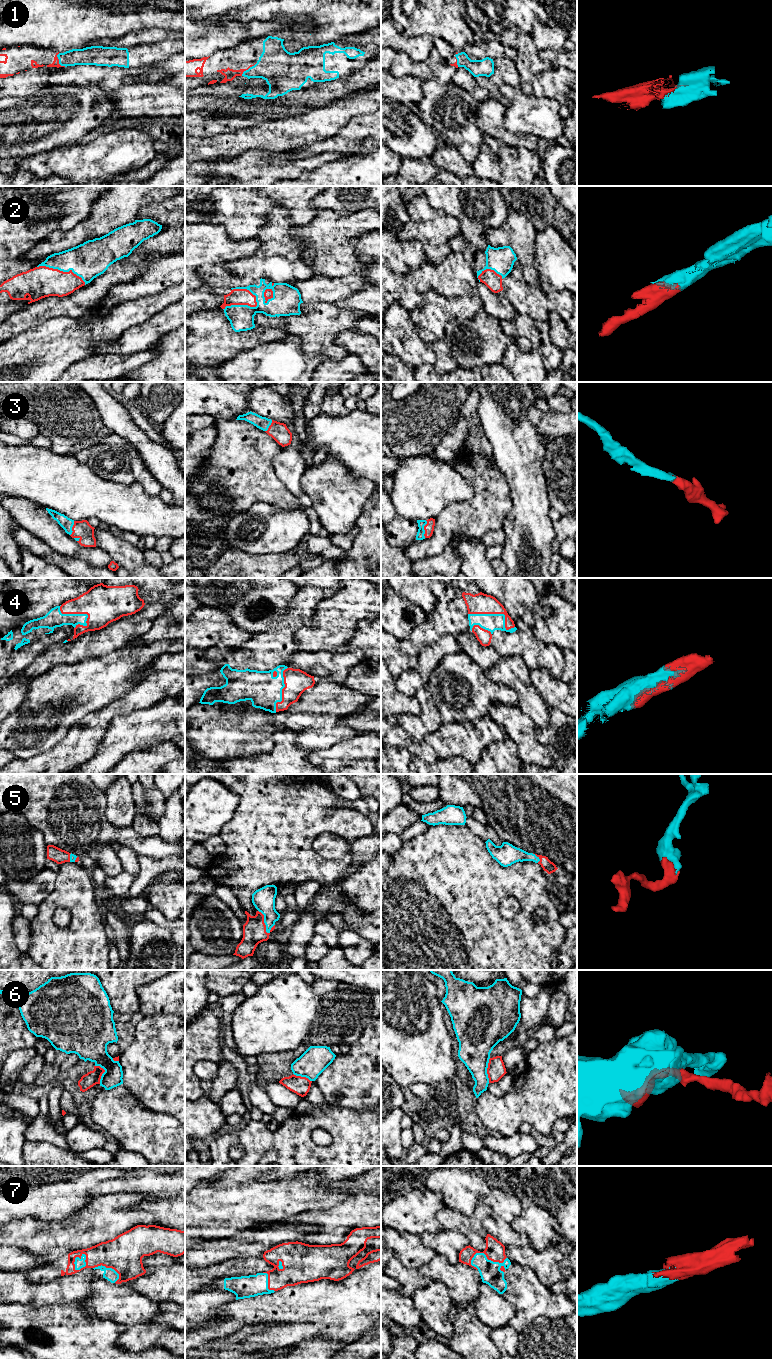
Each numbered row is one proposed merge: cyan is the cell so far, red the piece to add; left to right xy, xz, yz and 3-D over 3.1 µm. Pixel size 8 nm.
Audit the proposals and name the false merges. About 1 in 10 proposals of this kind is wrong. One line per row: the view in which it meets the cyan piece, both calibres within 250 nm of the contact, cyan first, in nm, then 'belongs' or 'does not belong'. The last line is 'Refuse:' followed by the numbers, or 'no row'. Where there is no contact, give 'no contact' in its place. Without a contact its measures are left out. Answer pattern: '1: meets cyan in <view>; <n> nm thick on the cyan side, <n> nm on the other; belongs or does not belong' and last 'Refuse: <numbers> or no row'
1: meets cyan in xz; 300 nm thick on the cyan side, 90 nm on the other; belongs
2: meets cyan in xz; 200 nm thick on the cyan side, 130 nm on the other; belongs
3: meets cyan in yz; 60 nm thick on the cyan side, 80 nm on the other; belongs
4: meets cyan in yz; 140 nm thick on the cyan side, 170 nm on the other; belongs
5: meets cyan in xz; 180 nm thick on the cyan side, 190 nm on the other; belongs
6: meets cyan in yz; 280 nm thick on the cyan side, 150 nm on the other; does not belong
7: meets cyan in yz; 170 nm thick on the cyan side, 160 nm on the other; belongs
Refuse: 6

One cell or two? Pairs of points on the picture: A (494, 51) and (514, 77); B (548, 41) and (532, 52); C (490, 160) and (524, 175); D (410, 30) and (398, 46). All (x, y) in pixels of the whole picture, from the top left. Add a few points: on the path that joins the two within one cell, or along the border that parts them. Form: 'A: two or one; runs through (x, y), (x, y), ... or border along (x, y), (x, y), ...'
A: two; border along (503, 55), (493, 60)
B: two; border along (530, 34), (538, 50)
C: one; runs through (498, 163), (516, 168)
D: two; border along (391, 17), (394, 27), (404, 35), (430, 35)

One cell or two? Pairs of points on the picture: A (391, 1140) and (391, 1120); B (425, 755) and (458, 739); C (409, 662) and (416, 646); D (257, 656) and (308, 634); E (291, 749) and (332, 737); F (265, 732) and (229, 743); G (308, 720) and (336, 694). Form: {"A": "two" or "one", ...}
{"A": "one", "B": "two", "C": "two", "D": "two", "E": "two", "F": "one", "G": "one"}

